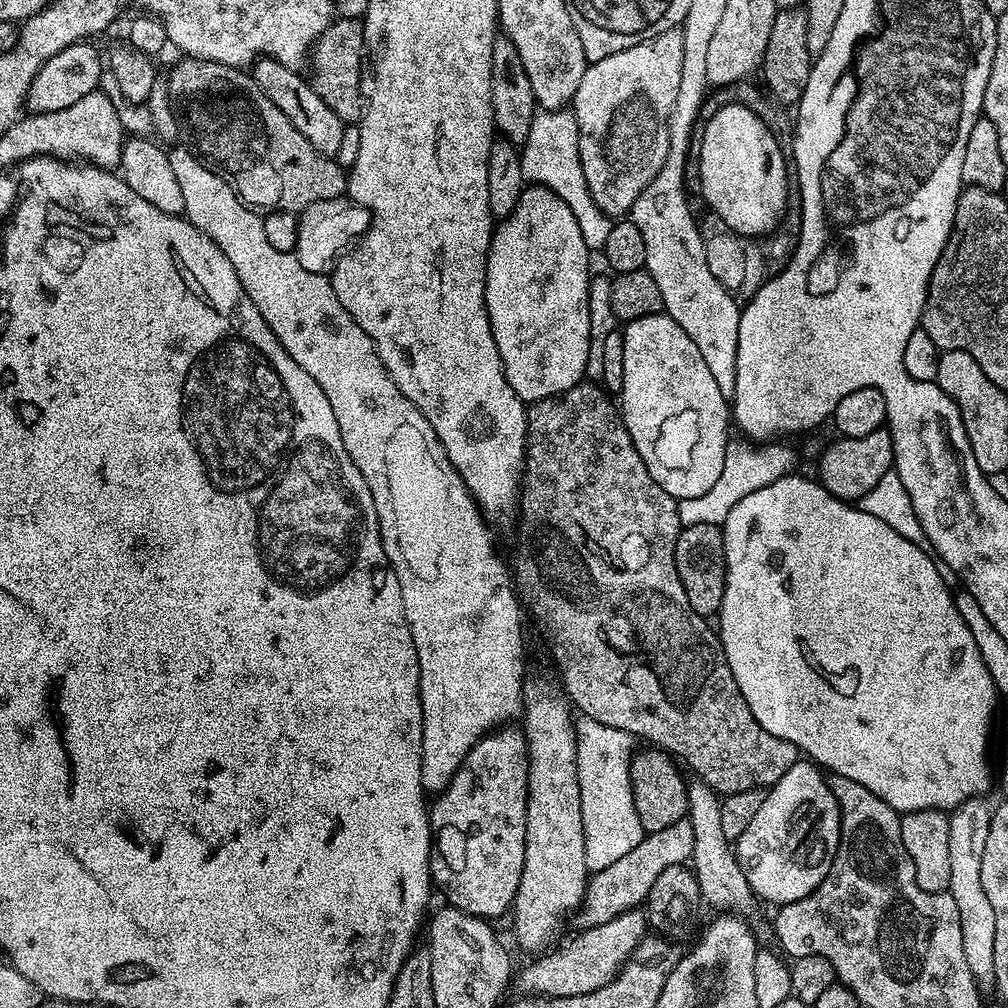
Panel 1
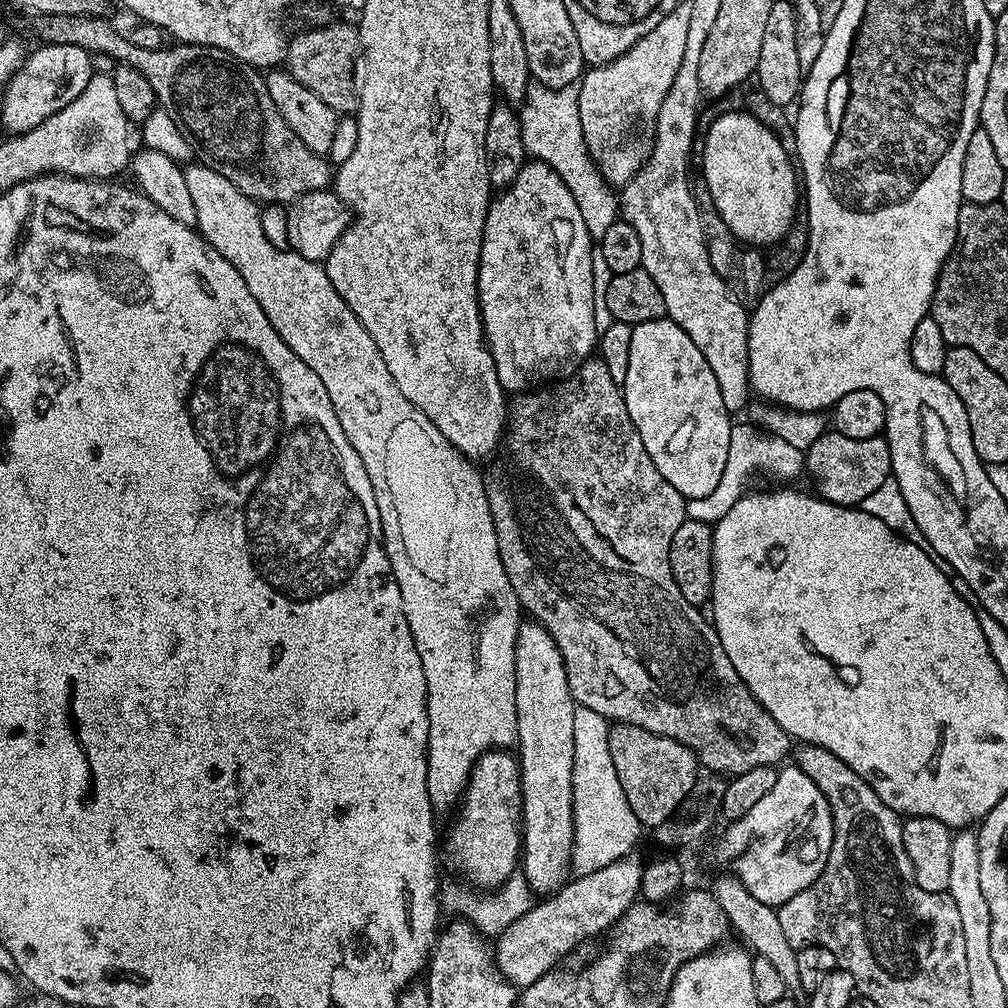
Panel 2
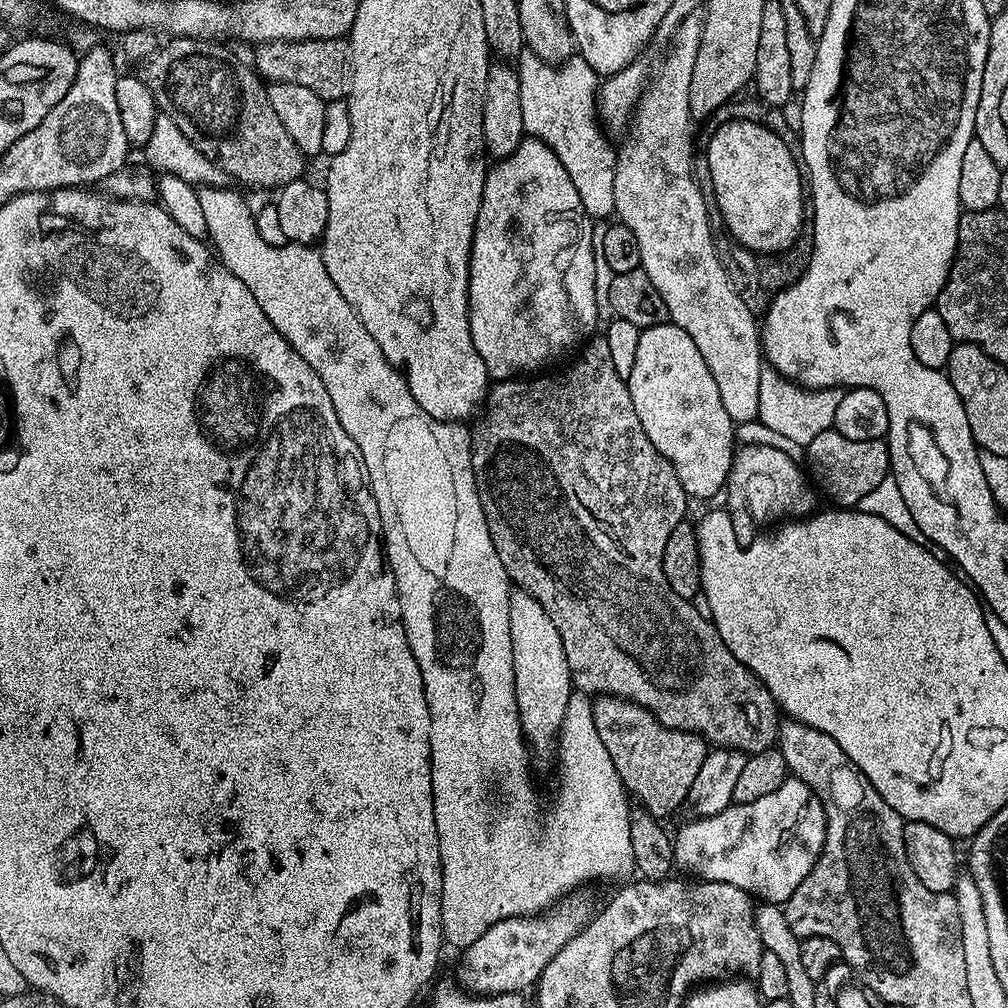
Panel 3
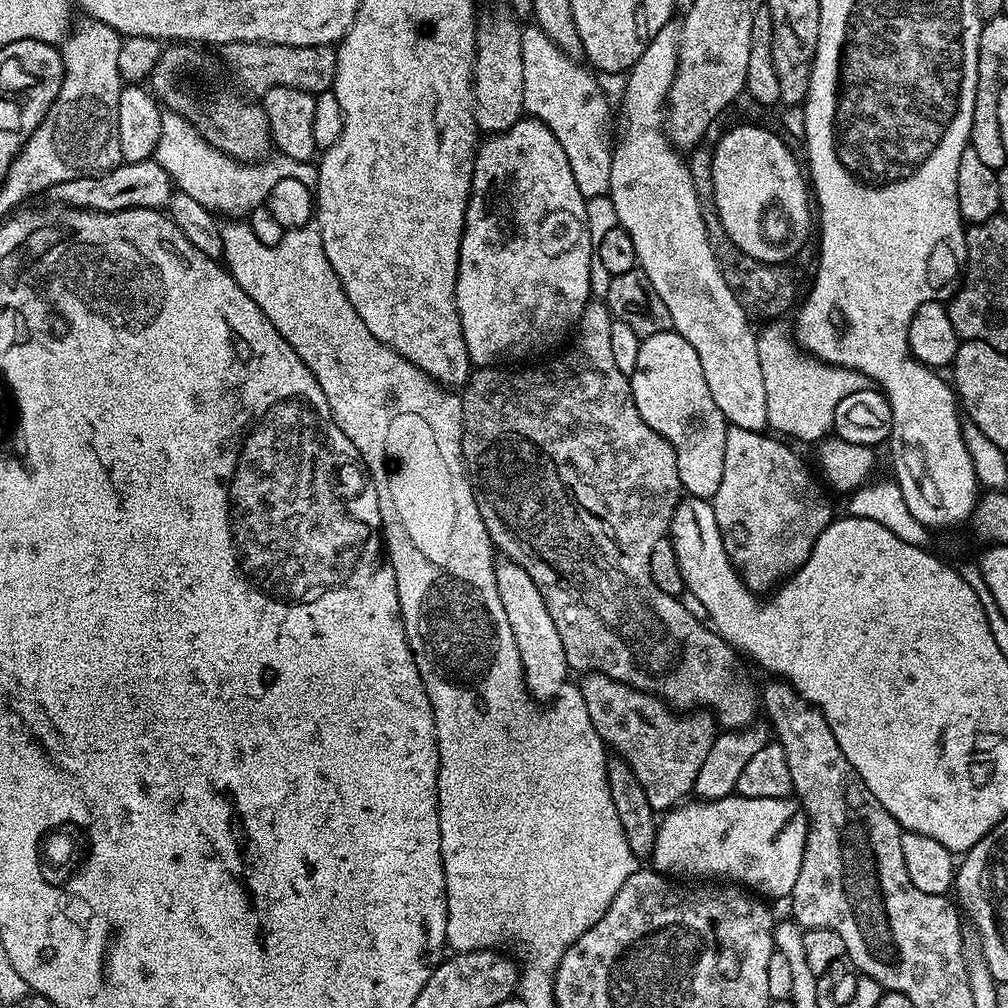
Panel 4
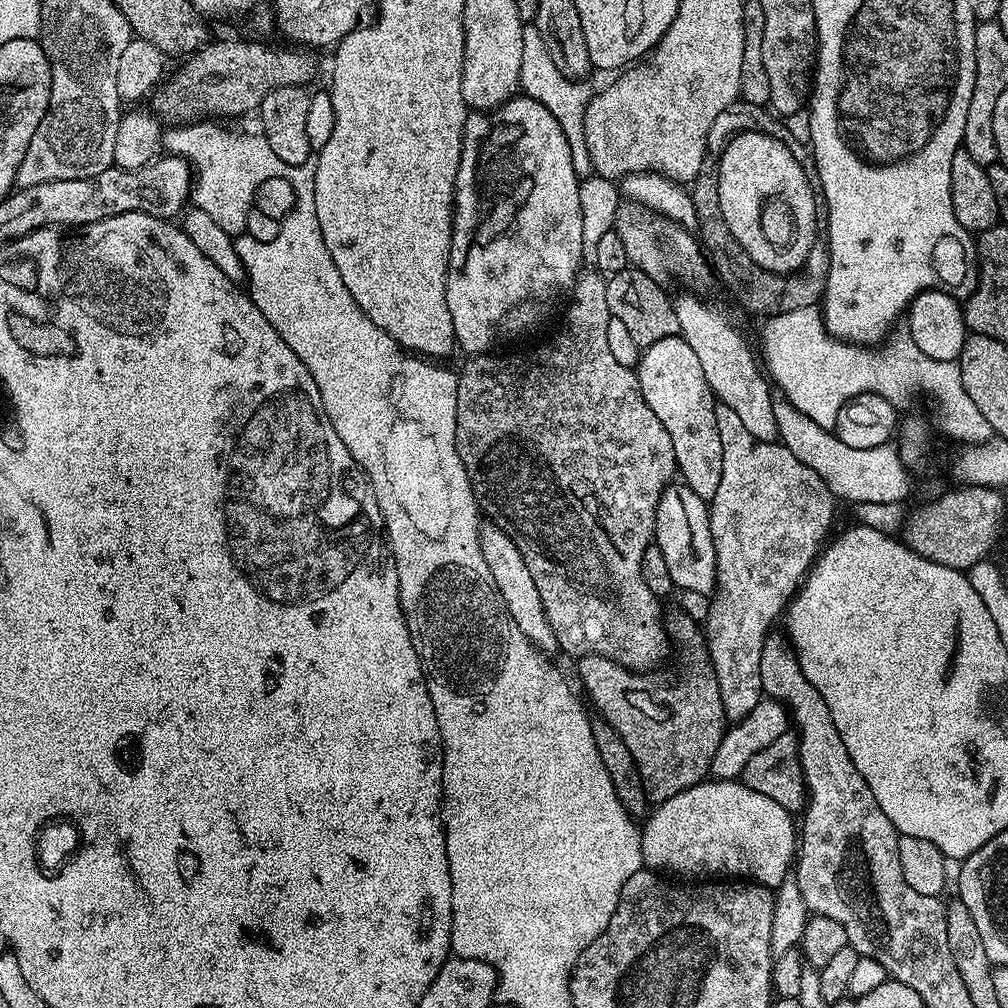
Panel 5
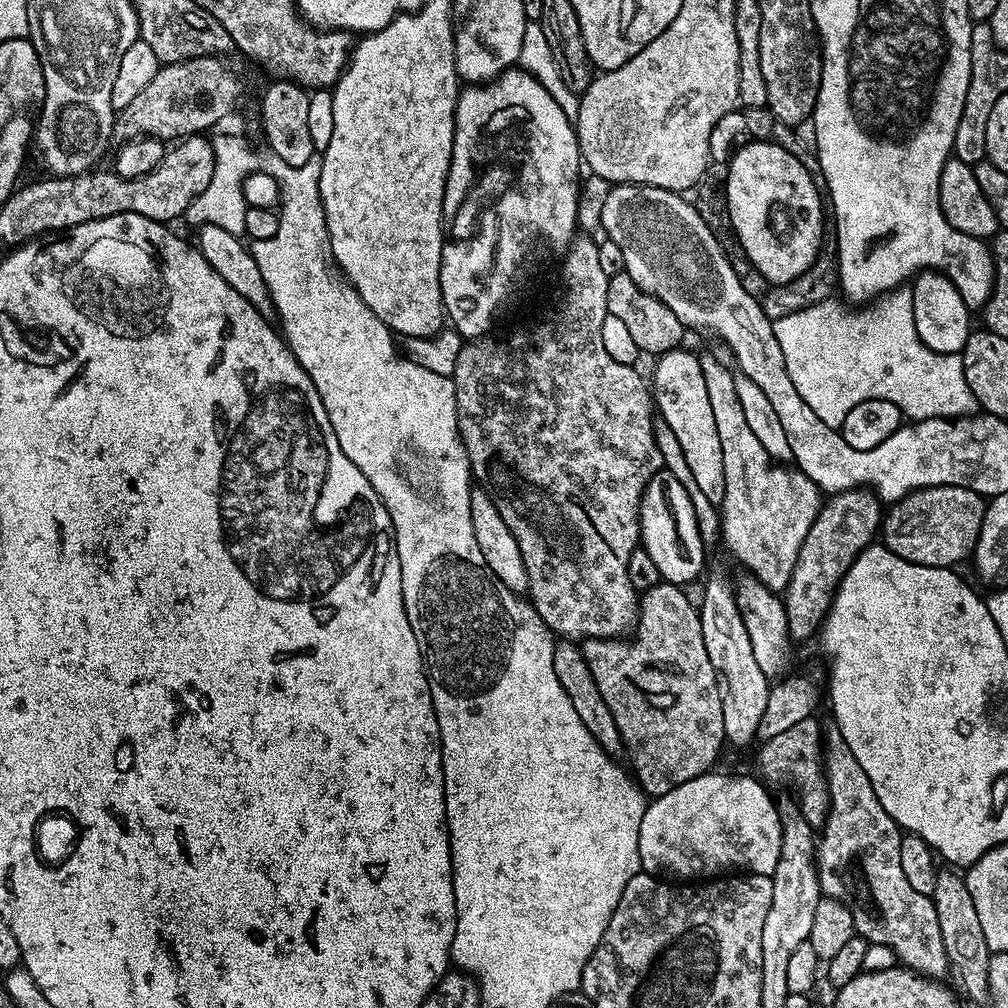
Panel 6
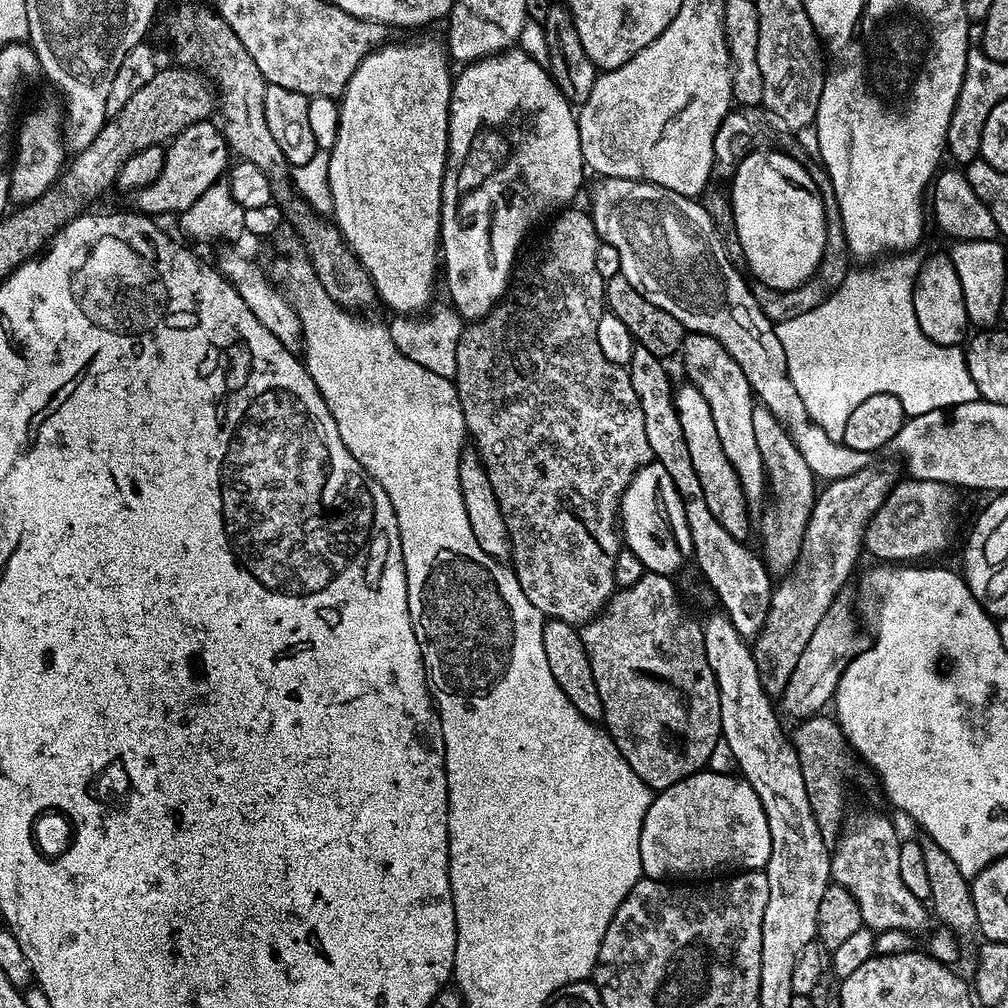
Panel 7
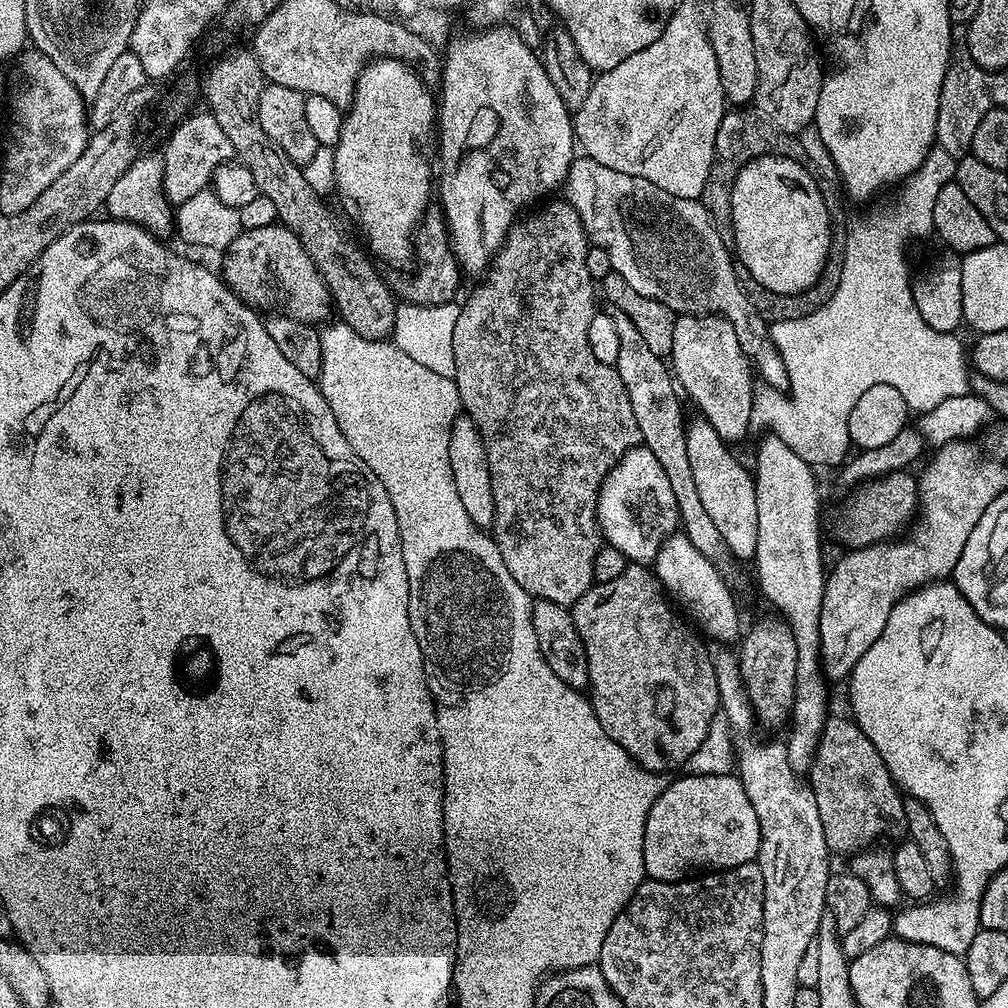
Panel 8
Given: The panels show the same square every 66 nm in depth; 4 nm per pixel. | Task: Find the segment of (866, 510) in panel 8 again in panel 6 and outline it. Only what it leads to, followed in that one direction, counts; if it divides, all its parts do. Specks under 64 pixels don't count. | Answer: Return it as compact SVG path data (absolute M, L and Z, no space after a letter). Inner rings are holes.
M930 486L919 488L895 501L883 513L882 543L898 558L922 566L955 569L976 551L978 534L982 530L985 497L962 486Z

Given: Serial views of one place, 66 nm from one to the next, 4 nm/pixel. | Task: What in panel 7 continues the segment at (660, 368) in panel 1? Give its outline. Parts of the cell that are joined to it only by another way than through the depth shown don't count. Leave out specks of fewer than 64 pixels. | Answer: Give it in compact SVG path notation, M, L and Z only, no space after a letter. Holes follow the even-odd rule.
M691 382L677 387L674 392L676 417L682 424L682 438L686 438L686 450L690 450L690 459L698 474L698 482L702 482L702 494L706 494L706 506L710 506L714 518L726 526L726 530L735 540L744 540L744 527L748 524L744 491L736 471L730 466L730 458L722 450L722 441L718 438L718 429L714 427L714 418L710 415L710 406L702 398L702 394Z

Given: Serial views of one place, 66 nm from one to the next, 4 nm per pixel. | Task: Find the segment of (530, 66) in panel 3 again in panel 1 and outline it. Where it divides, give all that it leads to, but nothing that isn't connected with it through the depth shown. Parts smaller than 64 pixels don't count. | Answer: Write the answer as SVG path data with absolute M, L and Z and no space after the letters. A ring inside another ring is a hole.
M540 110L537 111L534 122L530 126L530 134L525 138L522 151L519 153L520 165L525 181L541 188L549 188L570 210L574 210L574 218L578 218L578 226L582 230L582 238L589 250L603 250L606 238L610 234L613 221L596 205L590 190L586 186L586 174L582 174L582 162L578 154L578 122L571 110Z

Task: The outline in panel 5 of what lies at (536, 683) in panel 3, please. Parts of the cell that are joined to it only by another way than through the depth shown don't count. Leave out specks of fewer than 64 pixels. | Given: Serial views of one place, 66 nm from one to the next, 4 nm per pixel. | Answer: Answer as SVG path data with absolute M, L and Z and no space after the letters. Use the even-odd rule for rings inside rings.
M491 522L481 523L480 545L482 546L482 558L490 569L490 578L494 578L494 586L514 622L518 622L518 630L526 634L526 638L536 648L545 654L552 654L557 651L554 630L550 630L550 622L542 610L542 597L538 595L538 586L534 586L534 578L530 578L530 570L522 554L518 554L518 546L506 534L506 530L499 528Z

